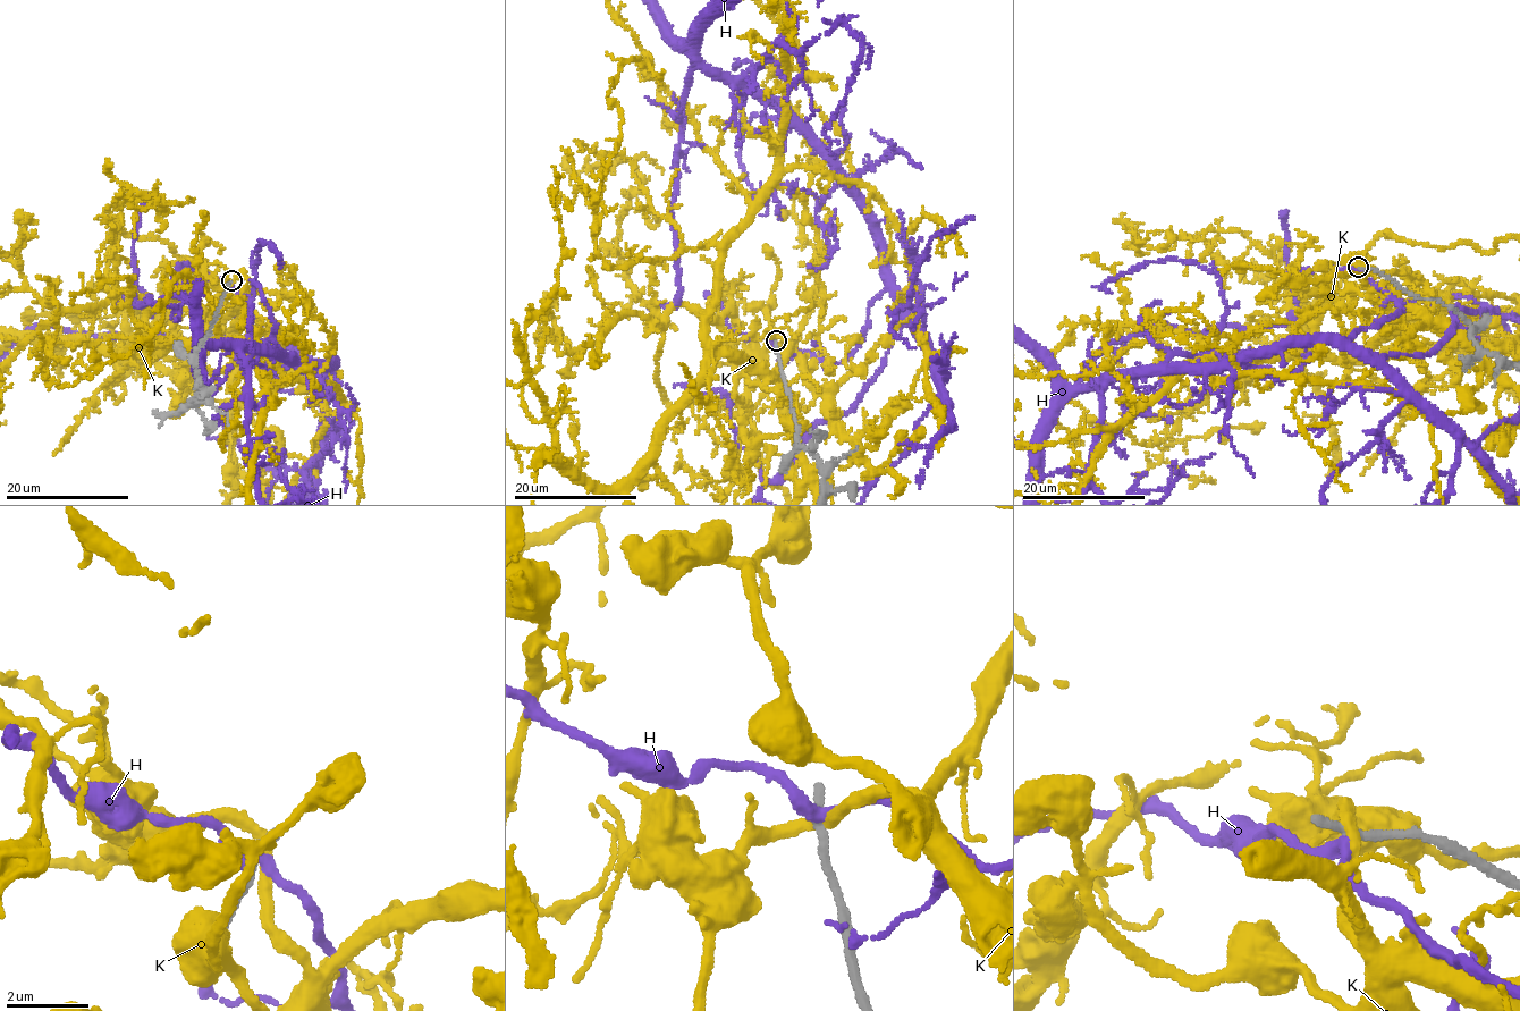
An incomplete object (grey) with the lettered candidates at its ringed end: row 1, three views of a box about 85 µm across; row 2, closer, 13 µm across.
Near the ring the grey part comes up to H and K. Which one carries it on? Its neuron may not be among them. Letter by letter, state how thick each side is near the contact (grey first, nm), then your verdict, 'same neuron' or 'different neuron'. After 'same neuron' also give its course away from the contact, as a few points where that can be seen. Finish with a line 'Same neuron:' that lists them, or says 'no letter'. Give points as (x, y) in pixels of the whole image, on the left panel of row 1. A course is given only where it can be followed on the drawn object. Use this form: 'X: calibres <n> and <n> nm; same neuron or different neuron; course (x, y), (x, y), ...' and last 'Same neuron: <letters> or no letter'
H: calibres 280 and 280 nm; different neuron
K: calibres 280 and 280 nm; different neuron
Same neuron: no letter

